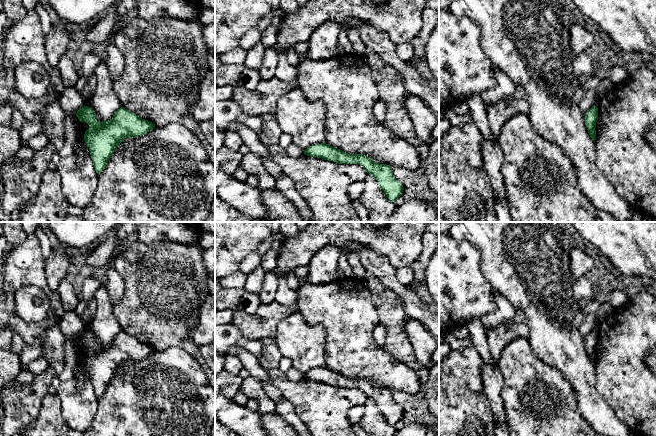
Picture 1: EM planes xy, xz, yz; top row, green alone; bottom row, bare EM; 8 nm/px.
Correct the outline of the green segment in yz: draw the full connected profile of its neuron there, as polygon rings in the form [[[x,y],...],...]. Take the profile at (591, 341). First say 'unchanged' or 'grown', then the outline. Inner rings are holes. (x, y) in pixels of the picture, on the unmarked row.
unchanged; [[[592,330],[590,334],[585,338],[585,348],[588,354],[590,361],[595,365],[596,364],[596,346],[598,344],[598,332]]]

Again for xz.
unchanged; [[[321,367],[310,370],[304,374],[304,378],[310,381],[318,381],[338,388],[359,388],[365,392],[368,398],[372,398],[380,408],[381,413],[391,426],[402,419],[404,411],[394,401],[392,392],[387,388],[380,388],[363,378],[348,378],[328,368]]]

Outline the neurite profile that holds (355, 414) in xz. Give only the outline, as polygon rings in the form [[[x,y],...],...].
[[[356,405],[349,409],[347,412],[347,417],[351,425],[353,426],[356,423],[360,423],[364,414],[364,405]]]

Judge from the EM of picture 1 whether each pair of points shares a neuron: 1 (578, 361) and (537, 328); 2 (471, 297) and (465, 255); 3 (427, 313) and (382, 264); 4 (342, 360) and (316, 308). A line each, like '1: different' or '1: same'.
1: same
2: same
3: same
4: same

